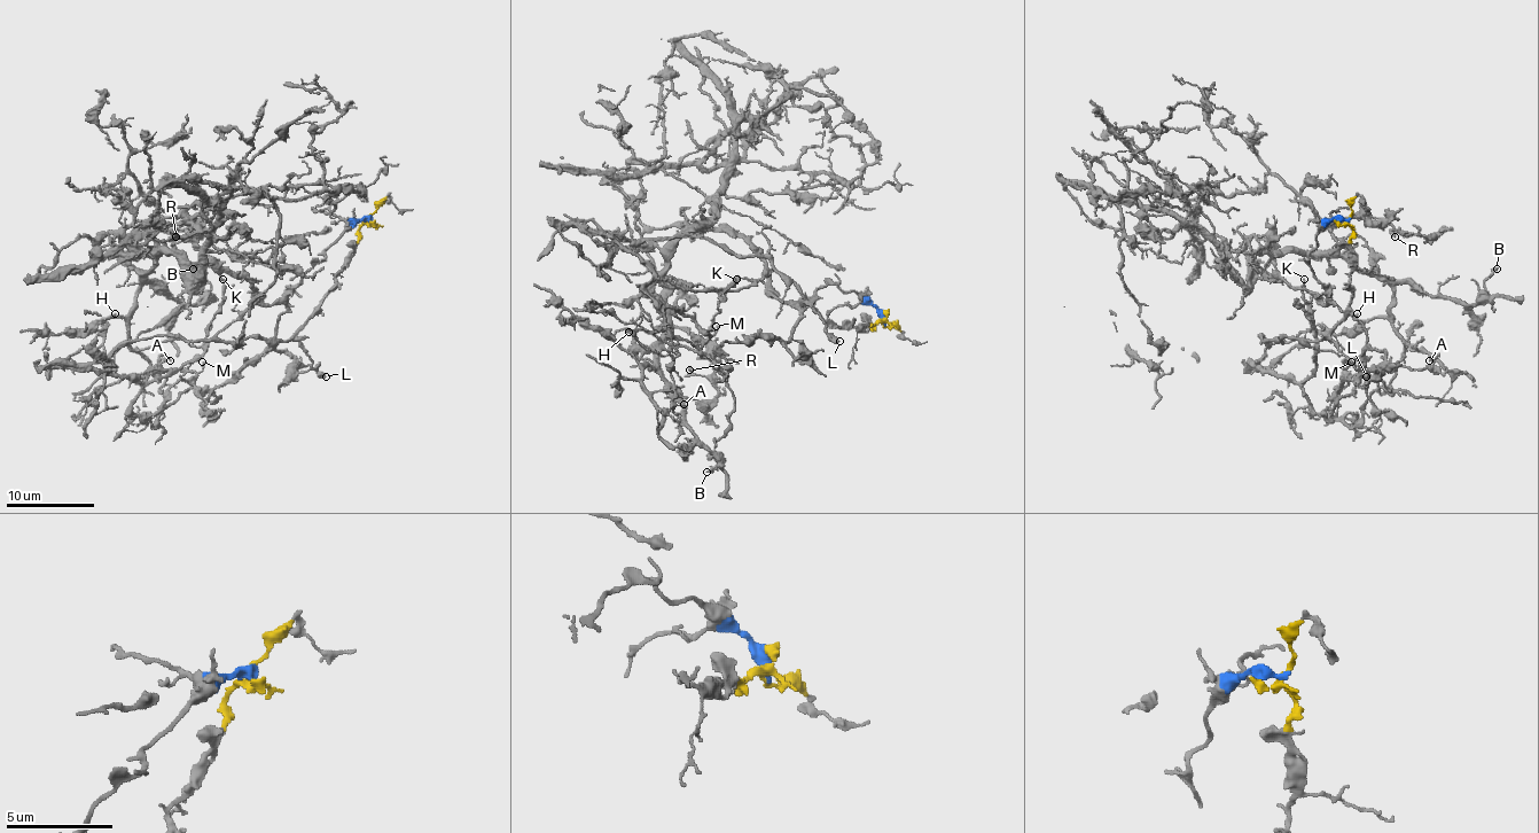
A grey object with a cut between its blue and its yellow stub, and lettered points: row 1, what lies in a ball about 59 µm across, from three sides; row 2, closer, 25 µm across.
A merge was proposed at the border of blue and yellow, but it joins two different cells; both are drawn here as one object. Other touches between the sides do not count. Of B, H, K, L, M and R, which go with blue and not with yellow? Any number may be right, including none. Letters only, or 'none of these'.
B, H, R

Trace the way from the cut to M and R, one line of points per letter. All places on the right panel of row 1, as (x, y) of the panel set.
M: (1346, 219), (1349, 312), (1315, 341), (1263, 335), (1260, 366), (1332, 414), (1334, 392), (1360, 374), (1351, 361)
R: (1346, 219), (1309, 252), (1327, 304), (1254, 264), (1334, 248), (1342, 219), (1396, 238)

